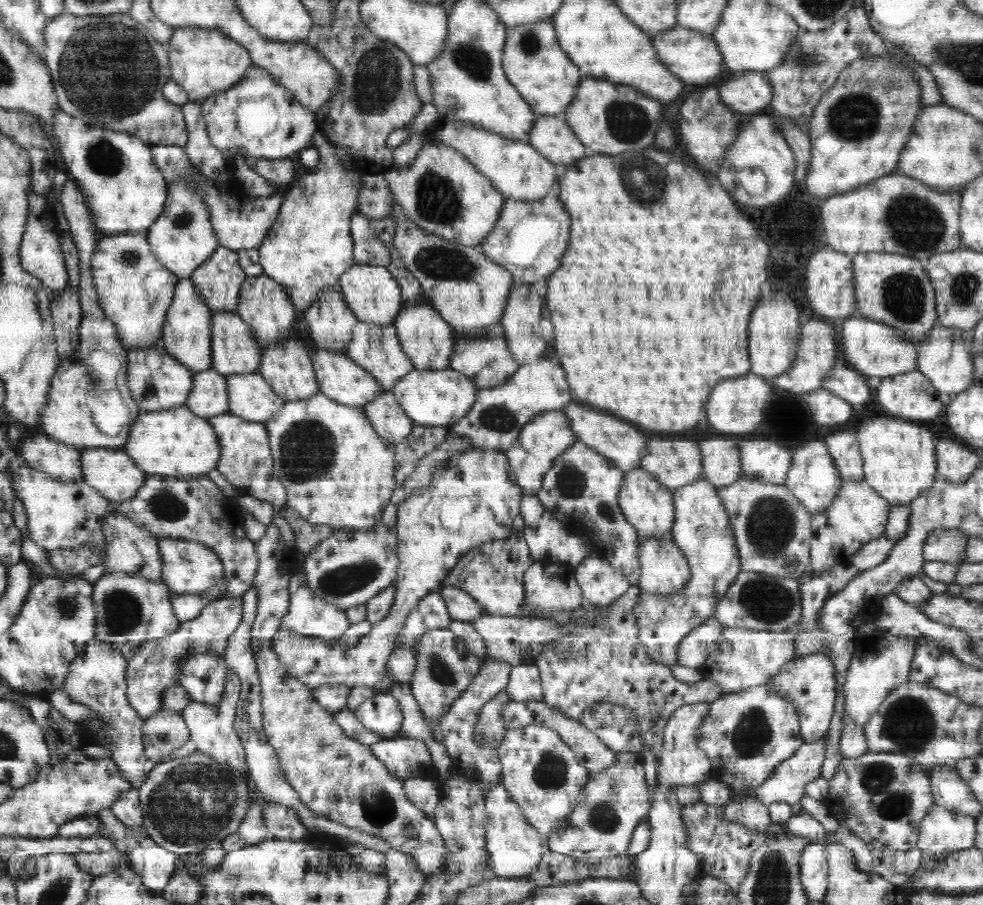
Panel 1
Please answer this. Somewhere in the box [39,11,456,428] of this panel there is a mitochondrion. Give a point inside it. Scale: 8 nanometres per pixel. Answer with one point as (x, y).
(106, 68)

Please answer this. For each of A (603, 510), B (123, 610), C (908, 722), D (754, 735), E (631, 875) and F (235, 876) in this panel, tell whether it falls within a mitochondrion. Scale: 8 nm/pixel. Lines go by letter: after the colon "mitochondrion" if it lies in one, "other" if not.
A: mitochondrion
B: mitochondrion
C: mitochondrion
D: mitochondrion
E: other
F: mitochondrion

